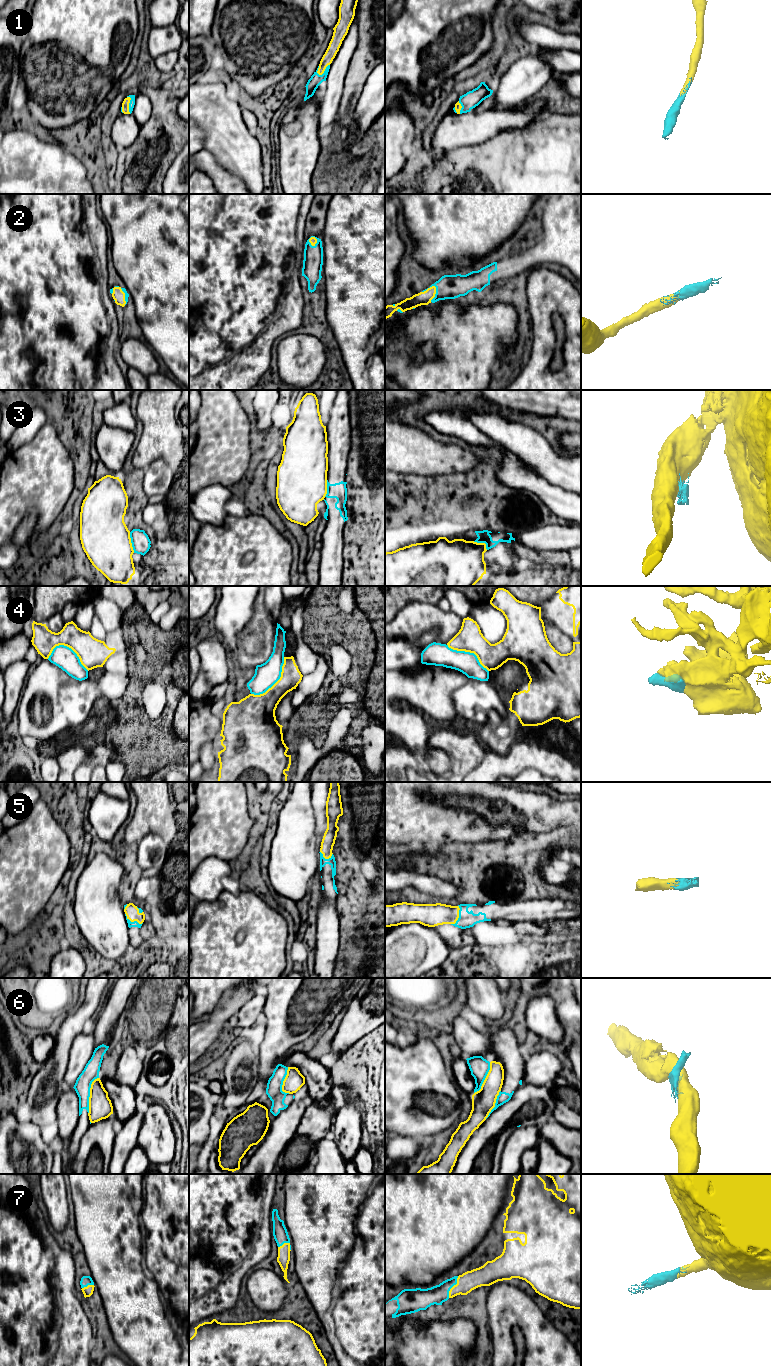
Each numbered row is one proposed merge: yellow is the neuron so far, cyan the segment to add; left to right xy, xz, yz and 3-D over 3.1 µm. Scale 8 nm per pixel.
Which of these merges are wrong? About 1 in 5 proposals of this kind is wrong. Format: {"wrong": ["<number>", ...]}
{"wrong": ["3", "4", "6"]}

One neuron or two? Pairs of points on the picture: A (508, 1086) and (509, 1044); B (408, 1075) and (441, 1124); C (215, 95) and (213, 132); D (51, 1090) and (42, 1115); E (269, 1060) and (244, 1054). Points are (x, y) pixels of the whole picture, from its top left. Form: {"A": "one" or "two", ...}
{"A": "one", "B": "one", "C": "one", "D": "one", "E": "two"}

